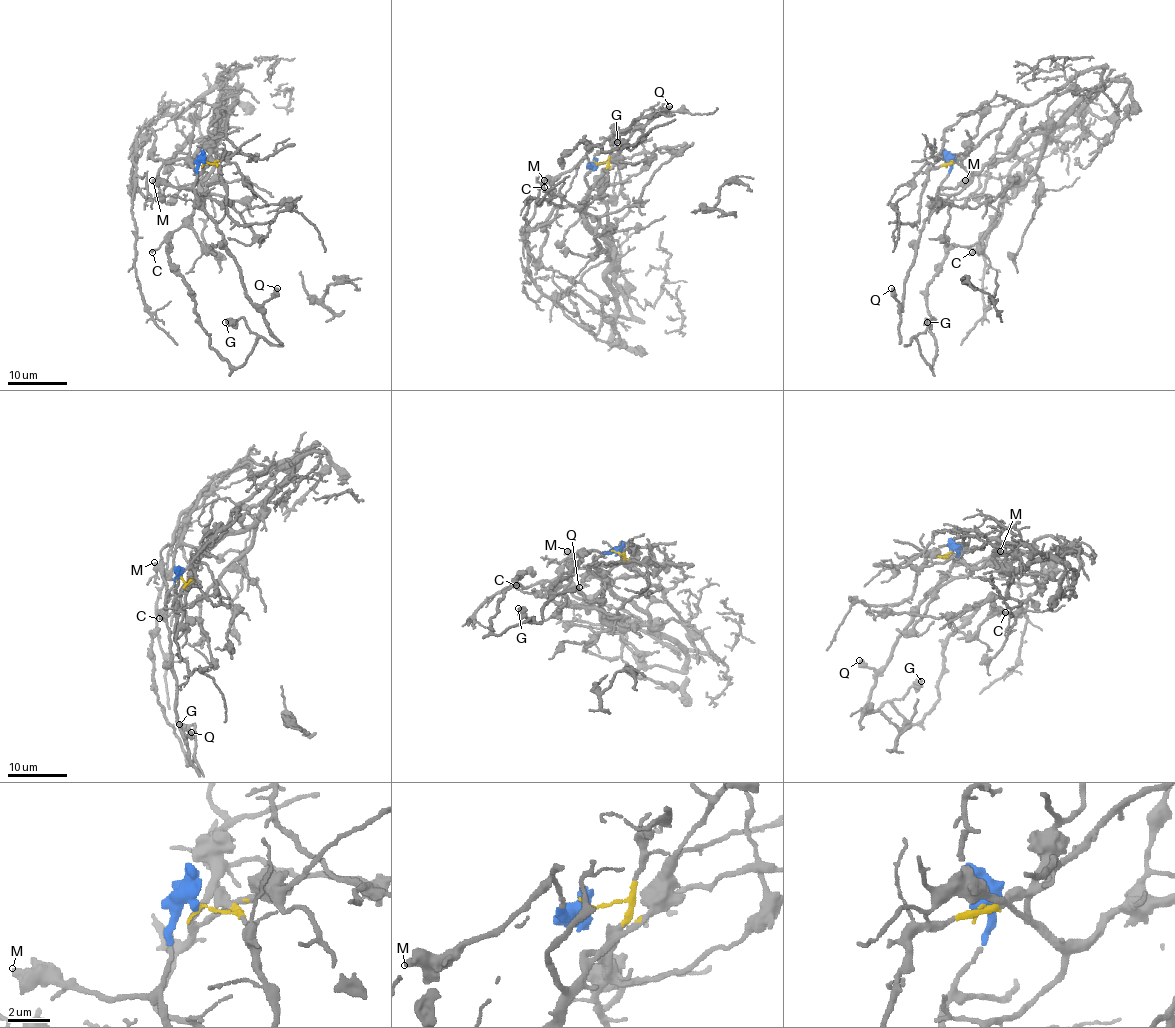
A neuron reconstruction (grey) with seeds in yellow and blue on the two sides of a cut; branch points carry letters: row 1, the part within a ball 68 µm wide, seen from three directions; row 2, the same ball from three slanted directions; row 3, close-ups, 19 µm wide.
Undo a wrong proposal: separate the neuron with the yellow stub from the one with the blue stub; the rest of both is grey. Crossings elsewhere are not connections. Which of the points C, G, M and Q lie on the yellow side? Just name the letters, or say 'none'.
C

